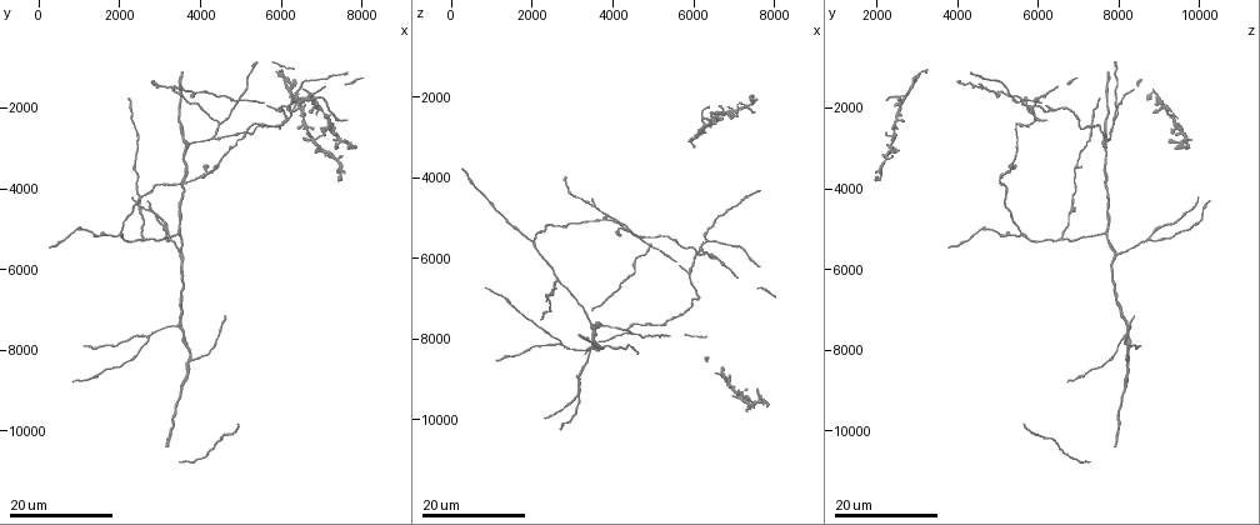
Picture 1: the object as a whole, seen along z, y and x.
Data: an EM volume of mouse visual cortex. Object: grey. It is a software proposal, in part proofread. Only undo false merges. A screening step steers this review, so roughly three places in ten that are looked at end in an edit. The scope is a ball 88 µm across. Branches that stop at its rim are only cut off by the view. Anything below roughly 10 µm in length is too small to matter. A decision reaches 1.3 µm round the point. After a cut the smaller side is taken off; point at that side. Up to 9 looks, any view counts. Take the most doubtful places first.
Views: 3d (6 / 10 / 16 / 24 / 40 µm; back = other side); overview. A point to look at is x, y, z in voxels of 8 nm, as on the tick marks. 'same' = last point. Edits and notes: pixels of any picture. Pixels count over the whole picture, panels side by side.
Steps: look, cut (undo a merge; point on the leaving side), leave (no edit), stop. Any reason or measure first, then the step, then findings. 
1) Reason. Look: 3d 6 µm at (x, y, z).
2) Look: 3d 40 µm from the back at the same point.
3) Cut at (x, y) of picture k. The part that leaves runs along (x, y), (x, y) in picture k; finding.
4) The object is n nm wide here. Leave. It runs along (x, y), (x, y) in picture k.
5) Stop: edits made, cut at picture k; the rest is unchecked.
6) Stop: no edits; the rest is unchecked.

Three-way junction. Look: 3d 16 µm at (1950, 5150, 5550).

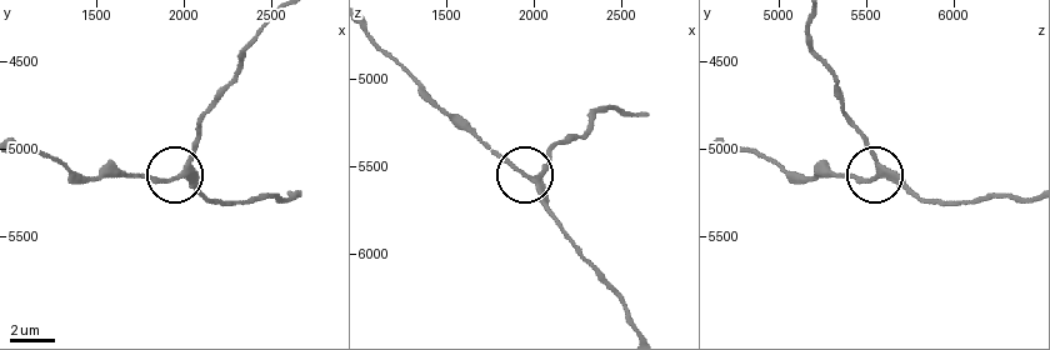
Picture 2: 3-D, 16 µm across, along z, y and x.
Closer look. Look: 3d 10 µm at (1980, 5160, 5580).

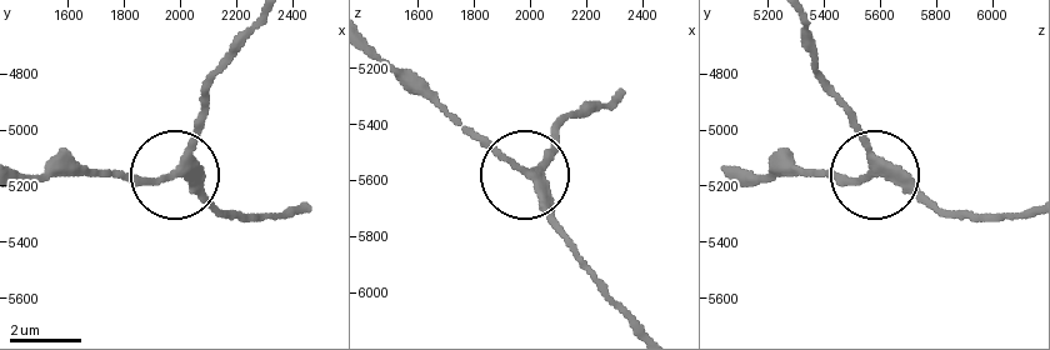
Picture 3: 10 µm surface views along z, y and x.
The side arm is 21 µm long. Leave. It runs along (304, 210), (226, 213), (181, 174), (203, 109) in picture 3; continuous, no second cell.

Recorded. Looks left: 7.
Arms part here. Look: 3d 16 µm at (2650, 7700, 8150).

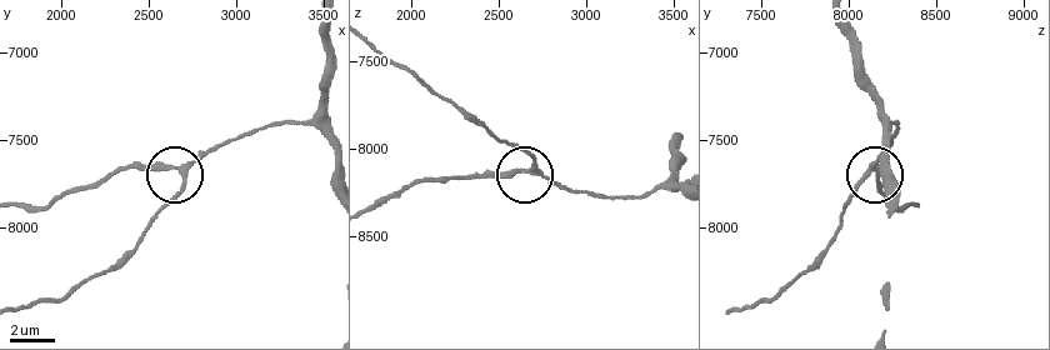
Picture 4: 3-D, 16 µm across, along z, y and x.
Look: 3d 6 µm at (2700, 7700, 8120).

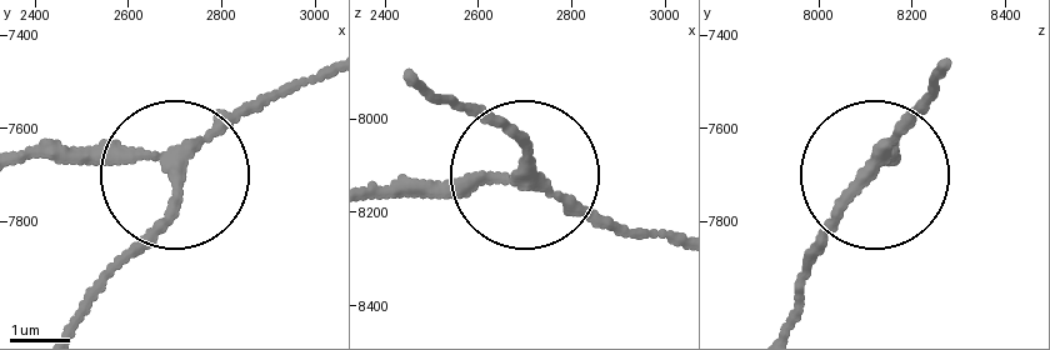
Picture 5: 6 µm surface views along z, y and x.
3 arms meet here. Leave. One cell here.

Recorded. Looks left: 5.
Branch point. Look: 3d 24 µm at (3400, 7350, 8200).

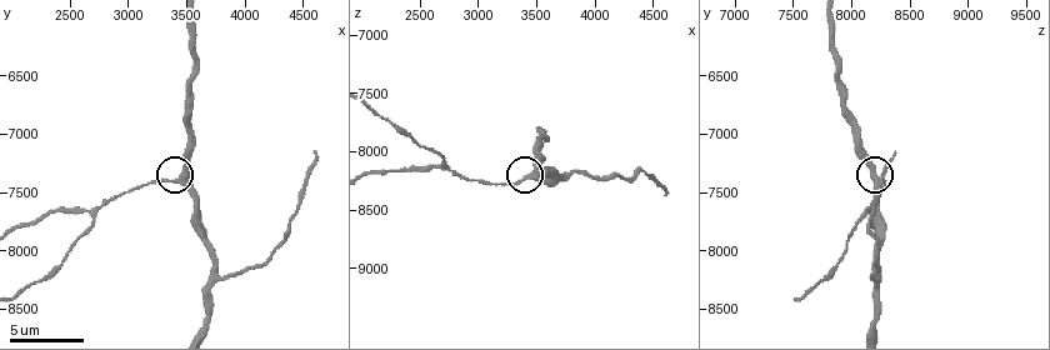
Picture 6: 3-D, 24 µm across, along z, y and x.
Look: 3d 6 µm at (3460, 7420, 8220).

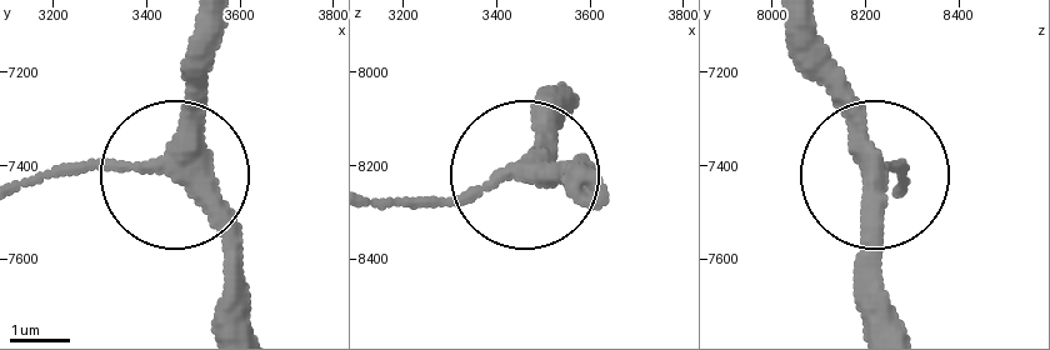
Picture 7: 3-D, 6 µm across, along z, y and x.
Leave. It runs along (789, 20), (799, 65), (863, 165), (898, 180) in picture 7; continuous, no second cell.

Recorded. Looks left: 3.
Side arm on a straight run. Look: 3d 16 µm at (2550, 5250, 6600).

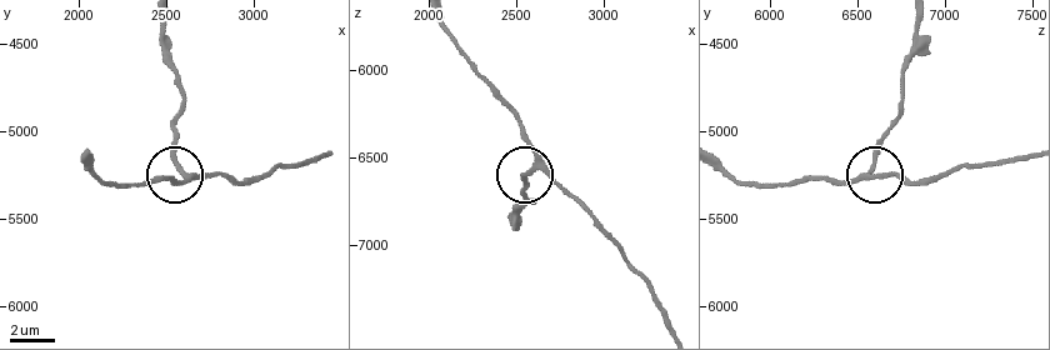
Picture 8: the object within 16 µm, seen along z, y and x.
Zoom in. Look: 3d 10 µm at (2620, 5240, 6540).

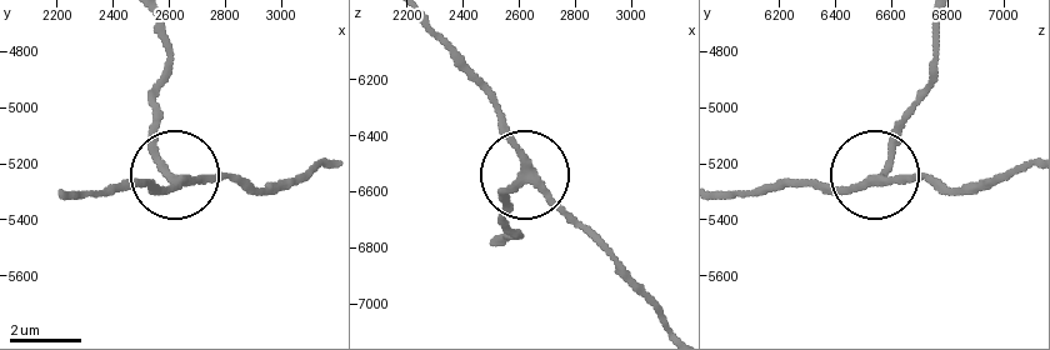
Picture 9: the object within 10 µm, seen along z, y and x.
Leave. It runs along (1028, 166), (946, 190), (884, 179), (896, 119), (926, 86) in picture 9; continuous, no second cell.

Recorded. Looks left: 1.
Stop: no edits; the rest is unchecked.

